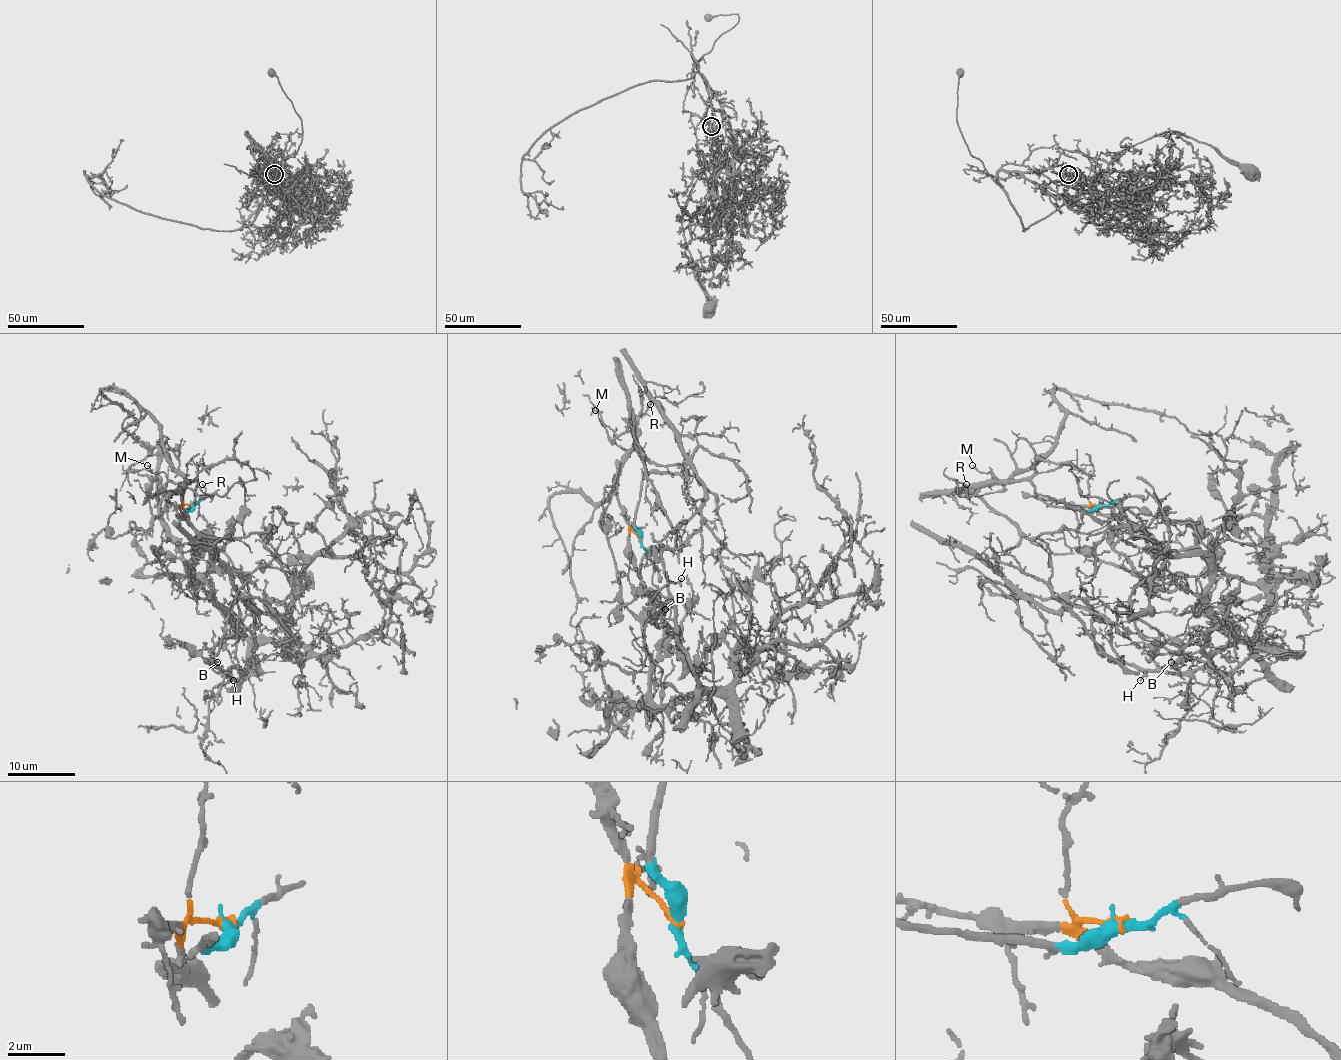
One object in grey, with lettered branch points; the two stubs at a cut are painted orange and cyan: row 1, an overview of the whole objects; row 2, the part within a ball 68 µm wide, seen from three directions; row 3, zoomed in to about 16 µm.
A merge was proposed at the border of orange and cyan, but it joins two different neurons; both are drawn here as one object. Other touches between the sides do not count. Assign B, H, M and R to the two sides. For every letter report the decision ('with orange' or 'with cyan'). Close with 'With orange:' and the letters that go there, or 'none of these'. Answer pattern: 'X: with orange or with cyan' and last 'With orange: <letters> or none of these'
B: with orange
H: with orange
M: with cyan
R: with cyan
With orange: B, H

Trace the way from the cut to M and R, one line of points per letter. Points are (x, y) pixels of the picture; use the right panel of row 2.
M: (1101, 505), (1091, 510), (1048, 505), (1029, 481), (994, 483), (997, 480), (991, 471), (984, 473), (972, 465)
R: (1101, 505), (1091, 510), (1048, 505), (1028, 480), (987, 481), (970, 497), (962, 497), (965, 483)

